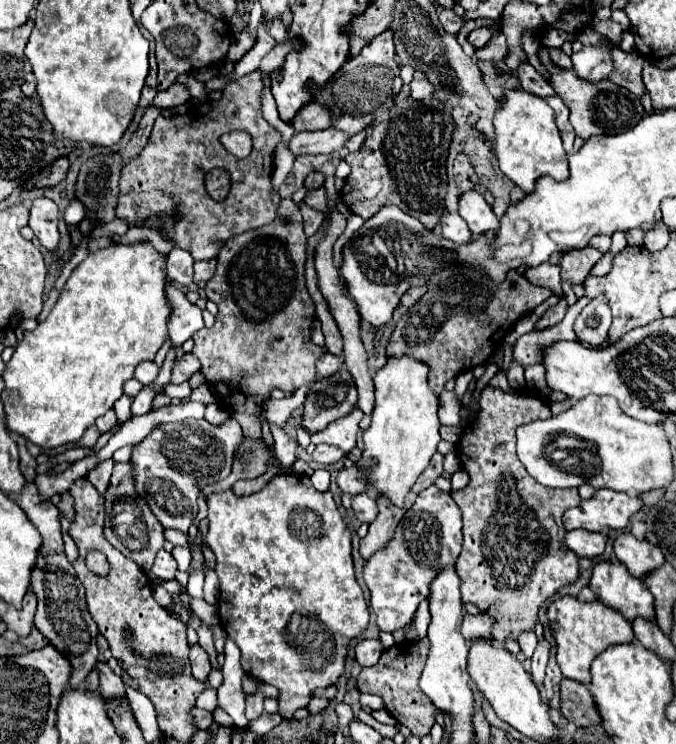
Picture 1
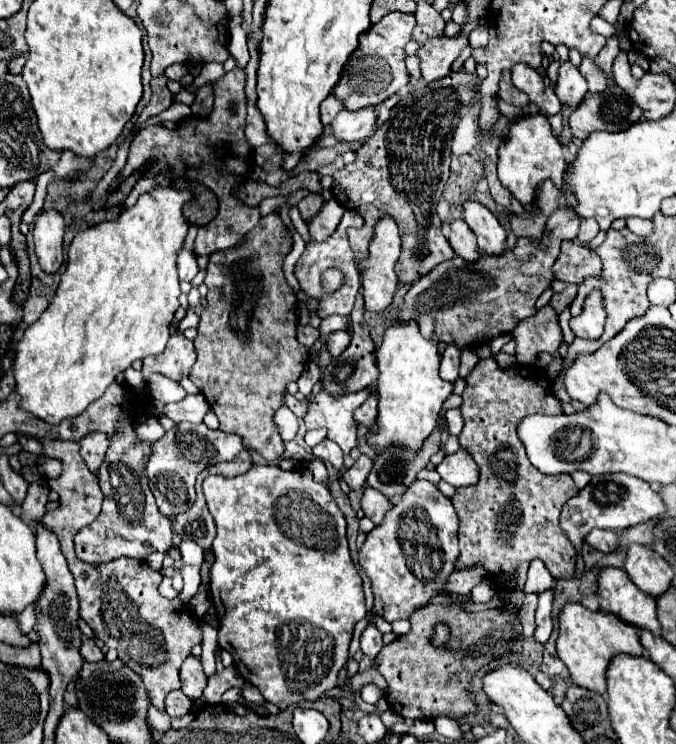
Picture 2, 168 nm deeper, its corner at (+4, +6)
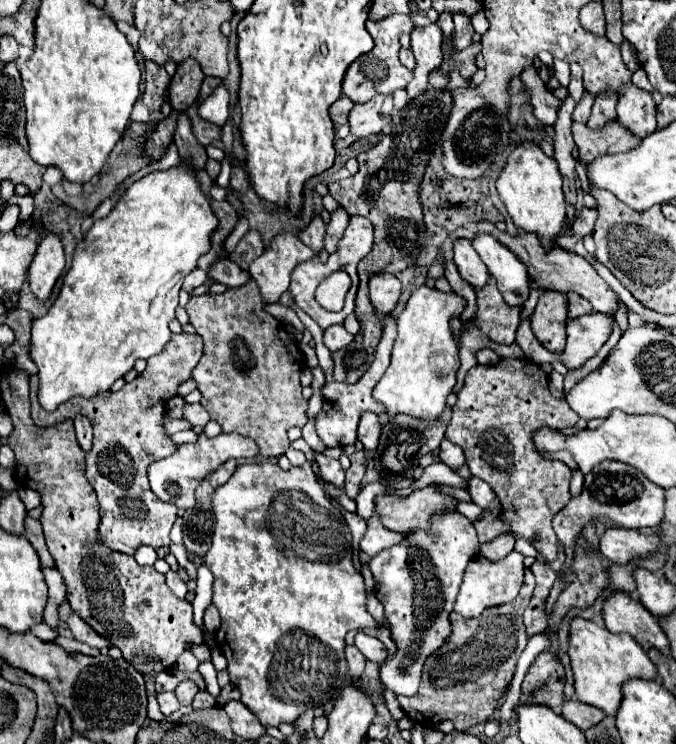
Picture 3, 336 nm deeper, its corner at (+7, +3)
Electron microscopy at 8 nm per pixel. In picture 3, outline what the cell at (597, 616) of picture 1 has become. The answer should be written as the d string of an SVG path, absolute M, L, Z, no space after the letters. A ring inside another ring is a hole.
M572 618L570 638L568 638L570 668L574 672L576 698L600 708L608 716L614 716L620 706L620 686L628 678L656 678L656 666L650 662L644 648L628 634L612 634L606 628L594 624L586 618Z

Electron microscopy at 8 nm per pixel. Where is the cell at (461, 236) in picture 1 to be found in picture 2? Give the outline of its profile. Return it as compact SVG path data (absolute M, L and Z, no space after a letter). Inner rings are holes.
M453 221L449 225L449 237L447 239L449 239L457 257L461 257L465 261L477 261L479 259L475 235L471 233L471 229L467 229L465 221Z

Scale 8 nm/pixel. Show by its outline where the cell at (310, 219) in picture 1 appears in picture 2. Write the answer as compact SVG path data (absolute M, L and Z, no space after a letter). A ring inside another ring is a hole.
M331 199L329 203L323 205L323 209L315 215L315 219L309 223L309 235L313 237L313 241L325 241L327 237L331 237L343 217L345 209L343 205L339 205L339 201Z

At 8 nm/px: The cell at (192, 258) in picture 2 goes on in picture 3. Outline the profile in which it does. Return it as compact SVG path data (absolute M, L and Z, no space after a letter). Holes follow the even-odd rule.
M196 268L196 270L192 270L192 272L184 278L182 288L184 288L186 292L190 292L190 290L194 290L196 286L202 286L204 282L206 282L206 272L200 270L200 268Z

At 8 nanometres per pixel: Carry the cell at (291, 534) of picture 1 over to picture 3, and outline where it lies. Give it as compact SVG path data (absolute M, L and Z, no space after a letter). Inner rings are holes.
M272 462L242 464L242 466L236 468L232 478L224 486L220 486L212 492L212 510L214 510L214 516L216 516L216 526L214 526L214 534L212 534L212 546L206 552L204 564L214 574L212 604L218 608L220 618L222 618L220 628L214 632L214 646L218 646L220 652L228 660L230 682L240 690L240 694L242 694L240 700L258 716L258 720L266 726L278 726L280 722L292 724L304 710L324 706L334 696L334 692L346 682L348 664L346 664L346 658L344 658L344 646L346 646L344 636L350 630L356 630L356 628L376 628L376 620L366 610L364 578L362 578L360 570L356 570L356 566L352 564L352 556L350 556L350 550L348 550L350 528L348 528L342 512L324 494L322 486L318 484L318 480L312 472L310 462L306 462L300 468L290 468L290 470L282 470L278 464L272 464ZM324 536L332 536L334 540L330 542ZM322 540L324 540L324 544L322 544Z

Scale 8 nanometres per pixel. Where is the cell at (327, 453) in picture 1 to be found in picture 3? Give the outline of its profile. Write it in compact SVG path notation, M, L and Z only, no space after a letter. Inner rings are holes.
M316 452L314 460L320 464L320 474L324 480L332 482L338 488L344 488L344 470L336 458L330 458L330 456L324 456L322 452Z

